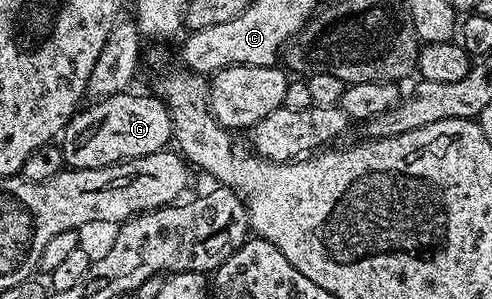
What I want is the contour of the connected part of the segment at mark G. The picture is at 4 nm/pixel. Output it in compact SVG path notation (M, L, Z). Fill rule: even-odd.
M125 91L81 108L69 119L62 134L64 163L69 169L97 169L119 161L154 155L169 148L172 120L159 96L143 97Z

